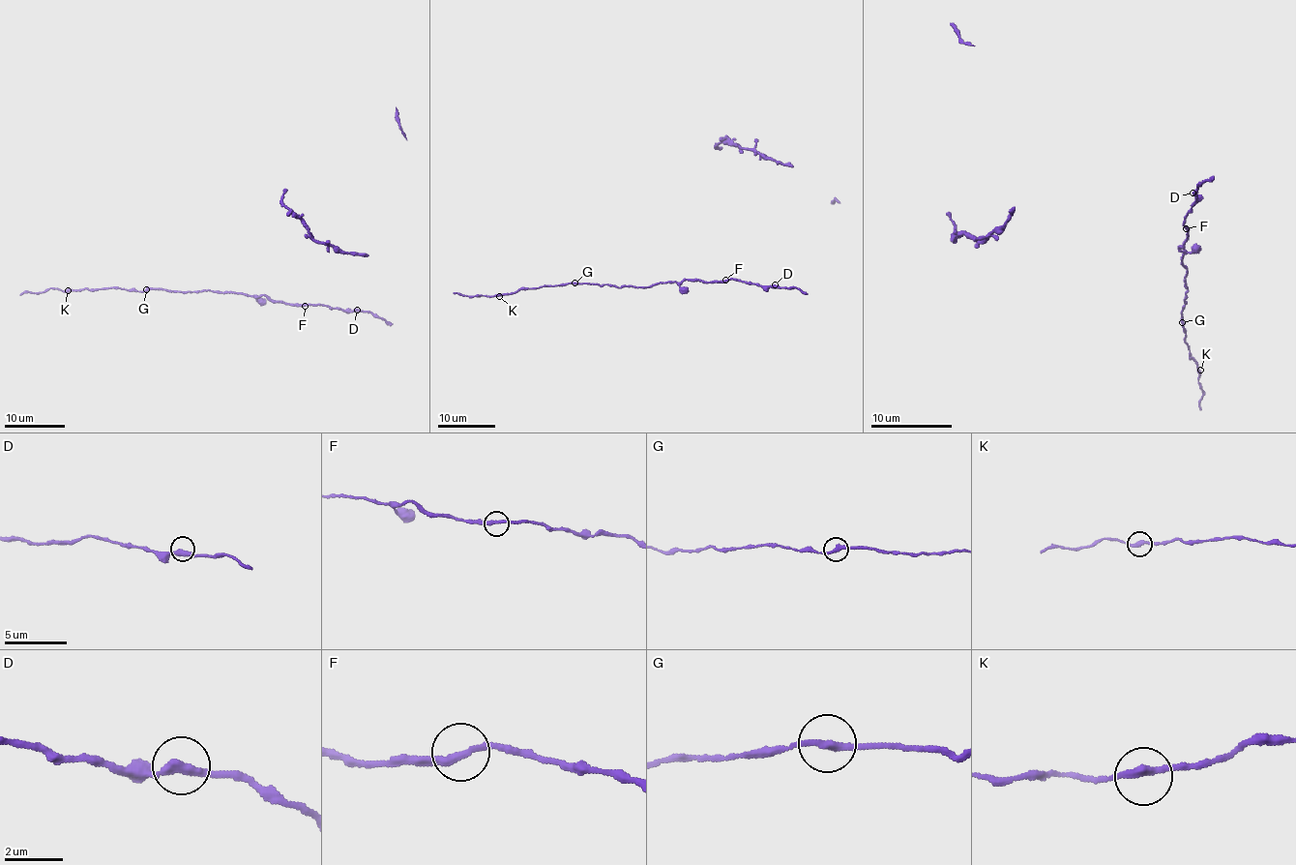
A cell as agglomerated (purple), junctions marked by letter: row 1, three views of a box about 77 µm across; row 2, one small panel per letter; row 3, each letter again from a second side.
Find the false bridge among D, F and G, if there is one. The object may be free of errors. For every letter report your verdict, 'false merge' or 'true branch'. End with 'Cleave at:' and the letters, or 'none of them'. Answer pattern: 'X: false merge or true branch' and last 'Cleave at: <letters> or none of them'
D: true branch
F: true branch
G: true branch
Cleave at: none of them

